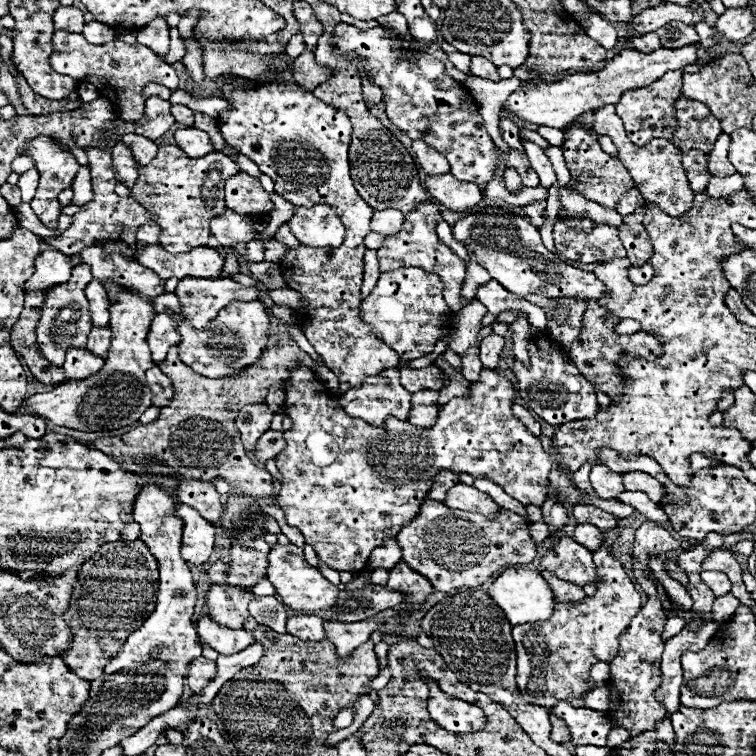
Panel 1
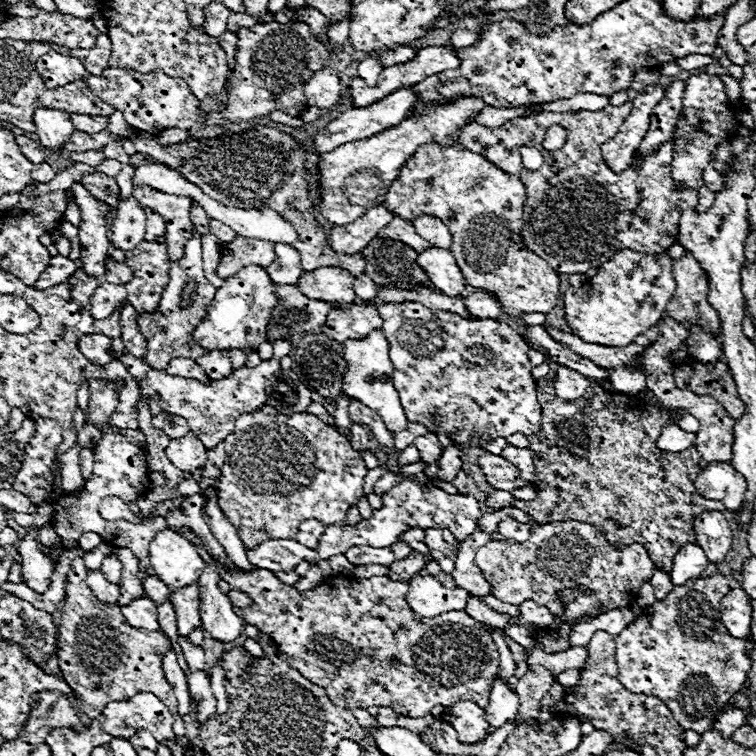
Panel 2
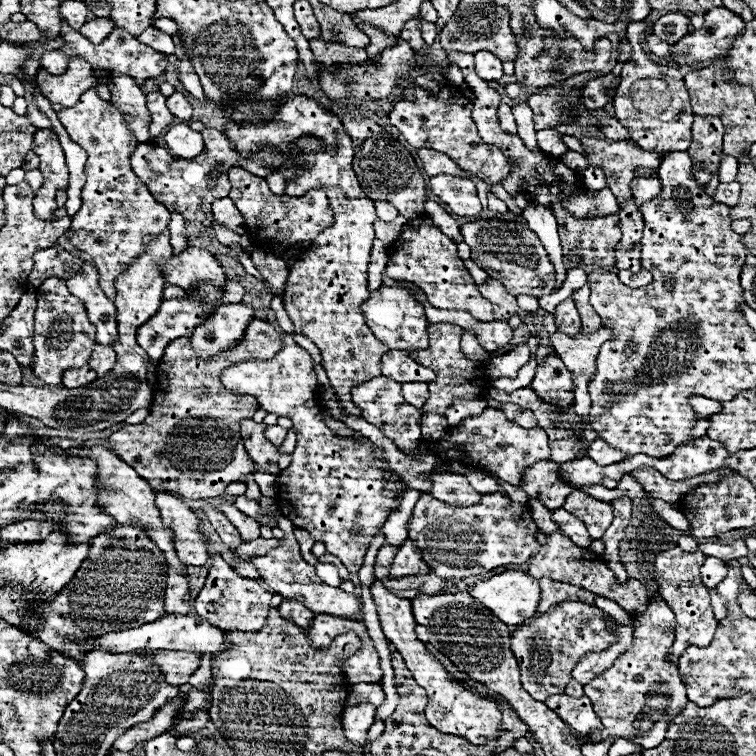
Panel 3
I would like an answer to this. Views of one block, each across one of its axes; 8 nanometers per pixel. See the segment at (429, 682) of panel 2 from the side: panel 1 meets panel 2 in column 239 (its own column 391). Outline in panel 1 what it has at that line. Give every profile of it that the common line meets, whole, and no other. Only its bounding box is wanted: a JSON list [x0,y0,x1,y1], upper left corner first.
[386,560,432,610]

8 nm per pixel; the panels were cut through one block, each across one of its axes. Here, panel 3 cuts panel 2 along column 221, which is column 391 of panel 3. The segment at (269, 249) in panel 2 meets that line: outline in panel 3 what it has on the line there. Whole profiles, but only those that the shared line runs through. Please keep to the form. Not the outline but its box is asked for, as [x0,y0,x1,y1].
[386,216,494,322]

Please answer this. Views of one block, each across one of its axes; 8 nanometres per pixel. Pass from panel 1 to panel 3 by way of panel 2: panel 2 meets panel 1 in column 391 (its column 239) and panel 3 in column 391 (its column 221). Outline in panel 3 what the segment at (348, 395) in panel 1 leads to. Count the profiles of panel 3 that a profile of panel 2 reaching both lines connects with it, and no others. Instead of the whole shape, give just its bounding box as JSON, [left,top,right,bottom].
[354,376,422,452]

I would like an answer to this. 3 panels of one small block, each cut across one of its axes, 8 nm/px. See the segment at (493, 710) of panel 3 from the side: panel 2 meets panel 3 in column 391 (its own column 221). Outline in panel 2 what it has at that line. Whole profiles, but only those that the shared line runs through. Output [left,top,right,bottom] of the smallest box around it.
[180,528,244,642]

